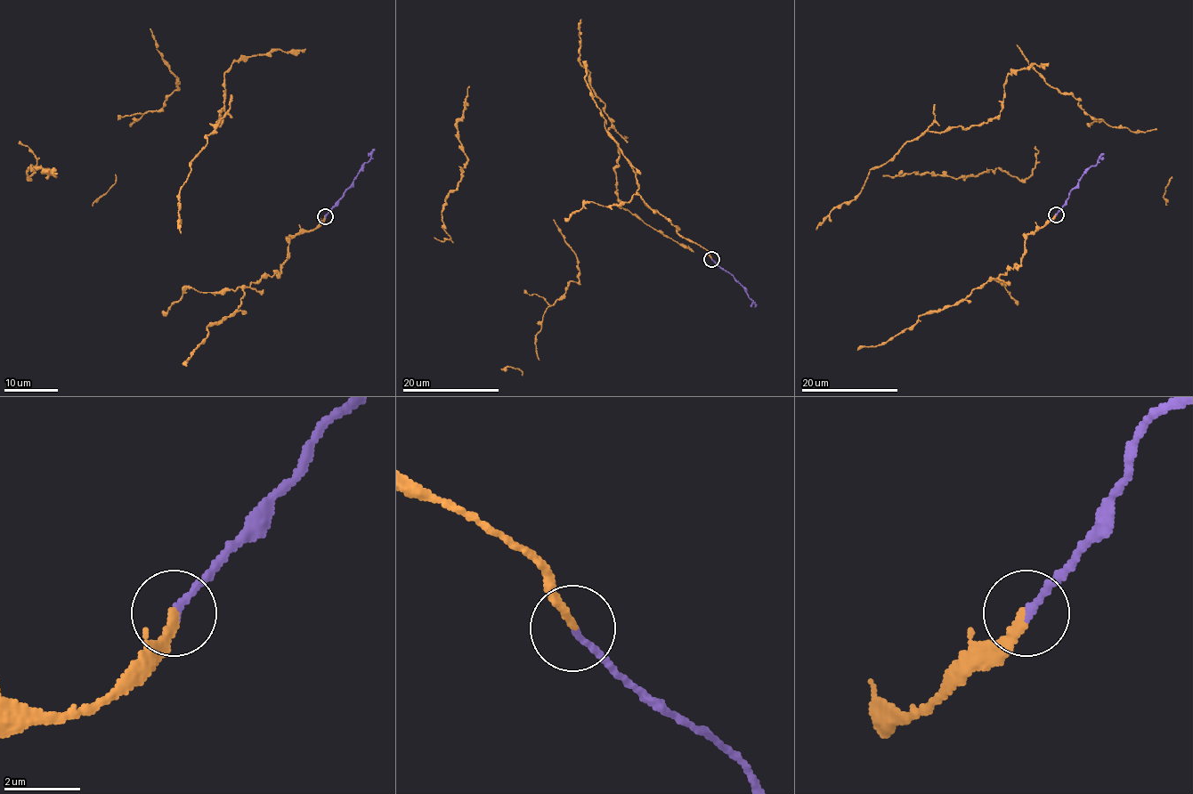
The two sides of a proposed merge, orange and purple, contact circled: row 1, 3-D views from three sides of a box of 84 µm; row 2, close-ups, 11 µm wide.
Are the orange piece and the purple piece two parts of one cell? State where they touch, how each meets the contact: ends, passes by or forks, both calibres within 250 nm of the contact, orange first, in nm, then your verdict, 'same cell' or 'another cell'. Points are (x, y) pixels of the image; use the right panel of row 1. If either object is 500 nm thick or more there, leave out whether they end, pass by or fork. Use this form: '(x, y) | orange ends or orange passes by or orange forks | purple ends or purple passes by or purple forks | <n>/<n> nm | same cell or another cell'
(1056, 214) | orange ends | purple ends | 240/180 nm | same cell

